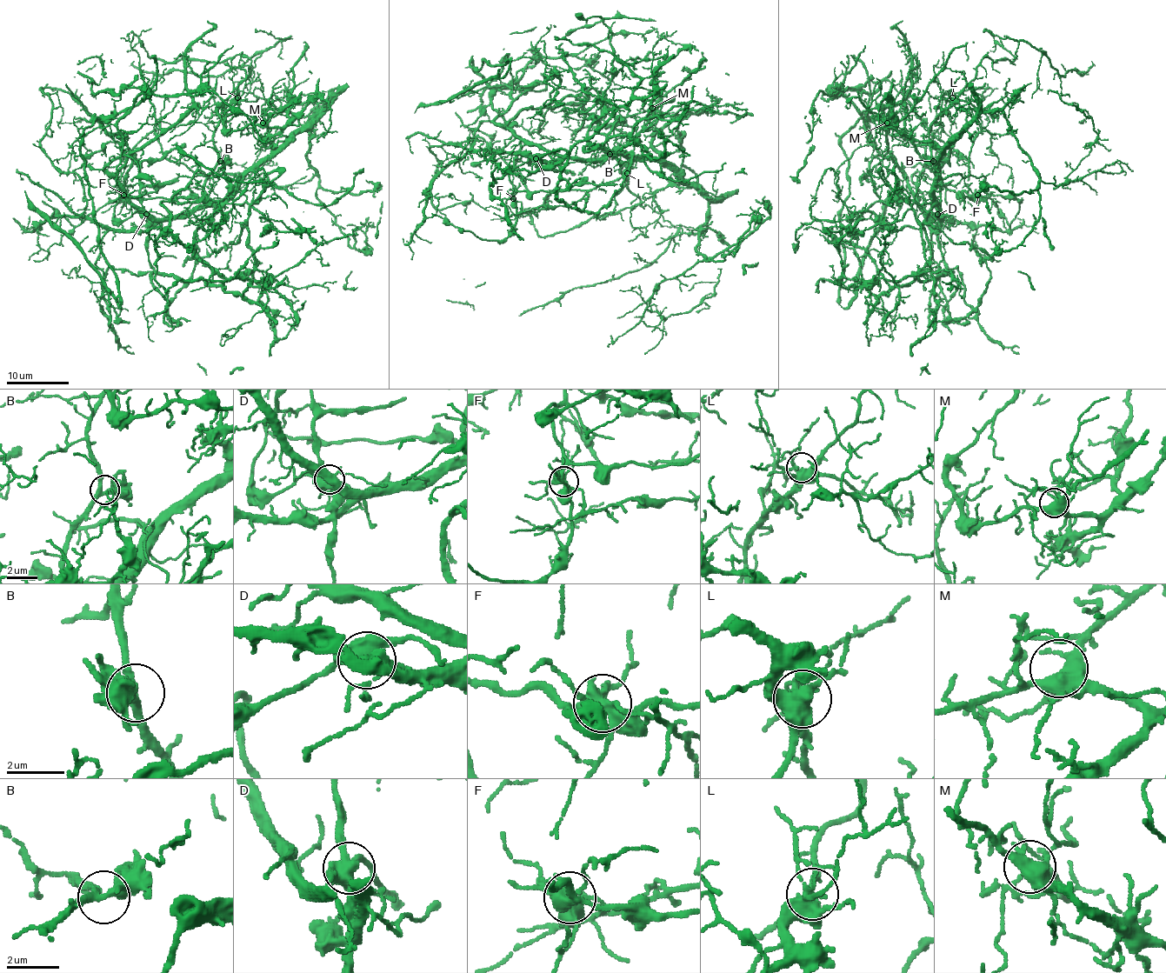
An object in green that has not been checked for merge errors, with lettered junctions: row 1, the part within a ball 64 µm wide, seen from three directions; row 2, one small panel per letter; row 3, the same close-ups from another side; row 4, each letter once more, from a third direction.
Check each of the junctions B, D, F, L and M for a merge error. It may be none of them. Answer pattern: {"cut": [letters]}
{"cut": ["D", "F"]}

